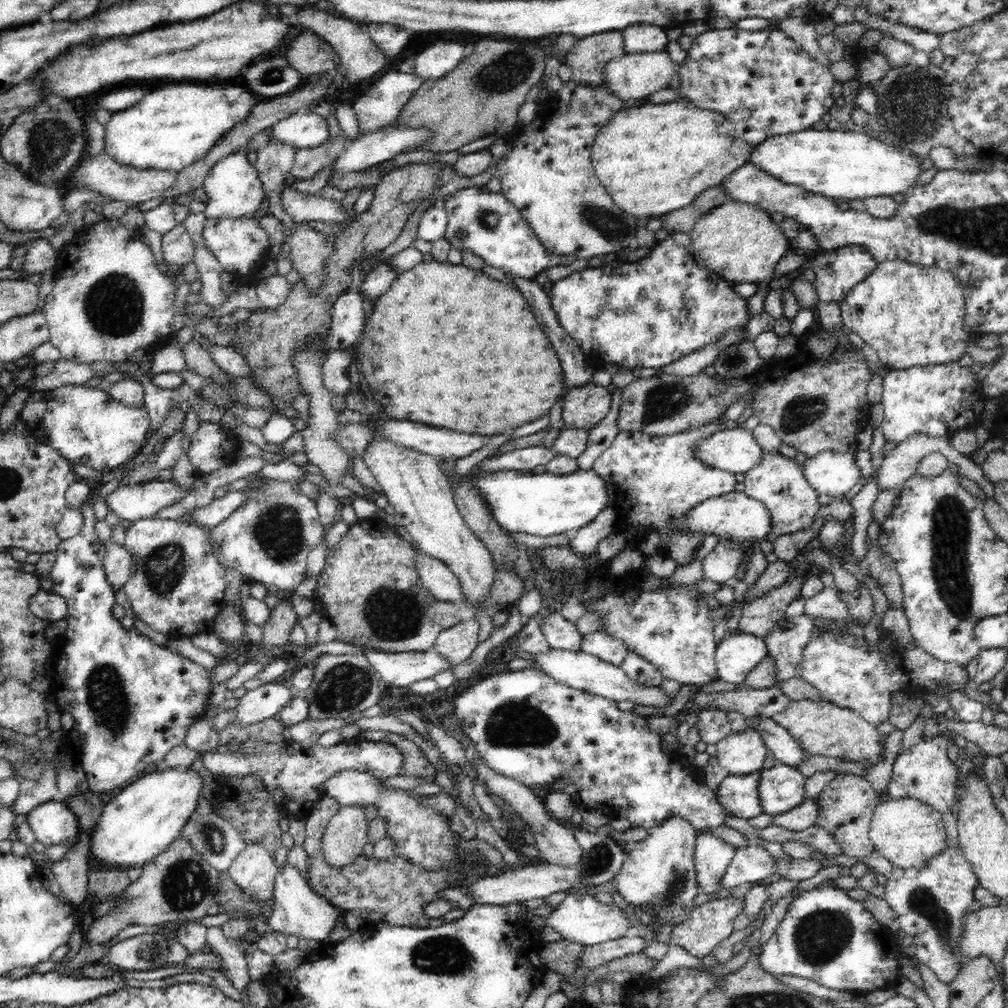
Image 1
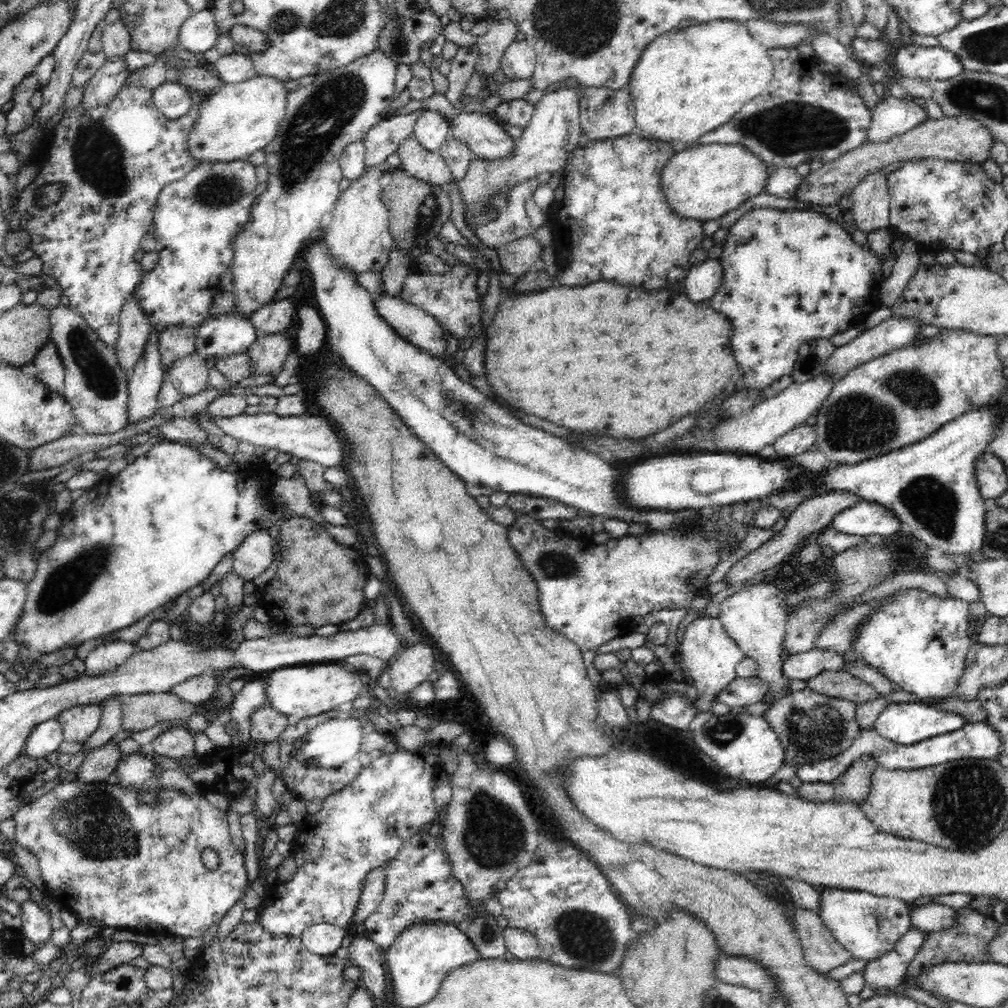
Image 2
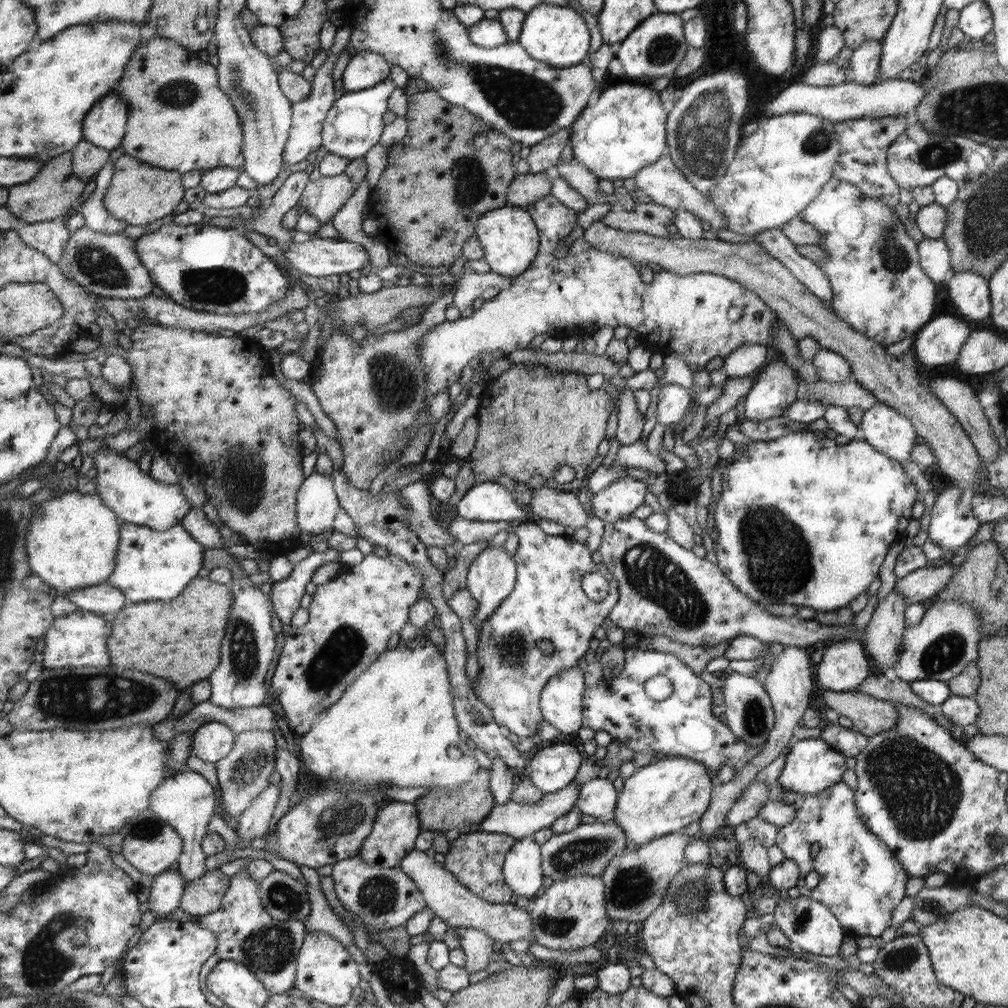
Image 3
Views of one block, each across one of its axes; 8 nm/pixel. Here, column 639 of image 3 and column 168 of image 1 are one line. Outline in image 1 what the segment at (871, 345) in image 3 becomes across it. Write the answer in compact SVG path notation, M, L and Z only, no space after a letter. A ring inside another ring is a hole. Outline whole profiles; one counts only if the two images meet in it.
M178 224L162 238L162 253L169 264L190 264L194 260L195 247L187 229Z

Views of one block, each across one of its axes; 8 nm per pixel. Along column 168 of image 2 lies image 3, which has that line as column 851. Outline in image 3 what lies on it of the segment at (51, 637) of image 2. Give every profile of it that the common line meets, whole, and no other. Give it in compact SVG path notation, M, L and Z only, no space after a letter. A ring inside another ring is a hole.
M804 428L793 430L771 441L750 441L746 452L737 460L732 461L724 469L723 489L720 499L714 510L714 526L718 532L718 545L715 545L718 562L716 563L733 584L743 593L761 604L793 604L799 607L810 607L815 611L832 612L833 610L849 606L854 596L860 596L864 590L878 578L884 556L890 544L905 534L906 527L910 524L912 506L916 502L916 484L904 472L897 460L888 458L885 453L880 453L868 444L863 438L850 440L848 444L838 444L822 431L813 431Z

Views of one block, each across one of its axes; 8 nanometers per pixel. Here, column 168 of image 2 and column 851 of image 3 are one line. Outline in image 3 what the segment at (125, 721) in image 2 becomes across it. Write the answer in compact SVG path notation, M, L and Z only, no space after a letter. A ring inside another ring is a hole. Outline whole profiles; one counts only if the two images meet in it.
M824 690L823 699L826 701L828 708L852 721L854 724L852 729L855 732L865 734L867 737L892 731L896 727L896 723L898 723L898 712L892 703L874 699L872 696L866 695L866 693Z

